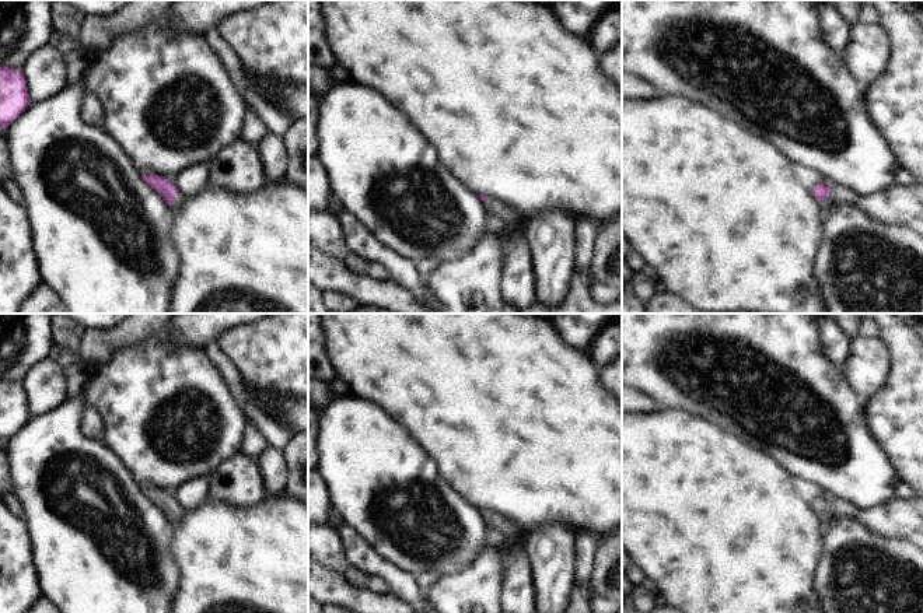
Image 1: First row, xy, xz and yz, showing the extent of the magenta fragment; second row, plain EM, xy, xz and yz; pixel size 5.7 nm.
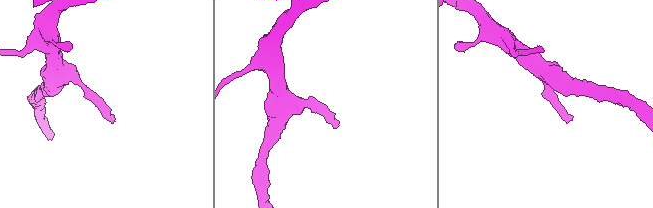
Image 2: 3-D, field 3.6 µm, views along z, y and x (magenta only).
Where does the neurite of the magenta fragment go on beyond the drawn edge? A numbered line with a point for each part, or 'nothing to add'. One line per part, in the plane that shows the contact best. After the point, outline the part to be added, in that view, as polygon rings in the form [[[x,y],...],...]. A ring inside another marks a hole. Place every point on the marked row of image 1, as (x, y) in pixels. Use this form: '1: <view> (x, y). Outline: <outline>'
1: yz (824, 205). Outline: [[[825,196],[821,202],[818,202],[818,206],[822,211],[831,209],[831,206],[835,203],[833,196]]]

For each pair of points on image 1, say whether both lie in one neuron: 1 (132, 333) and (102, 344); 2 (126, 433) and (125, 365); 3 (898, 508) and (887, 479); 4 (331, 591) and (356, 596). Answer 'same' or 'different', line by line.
1: same
2: same
3: different
4: same

